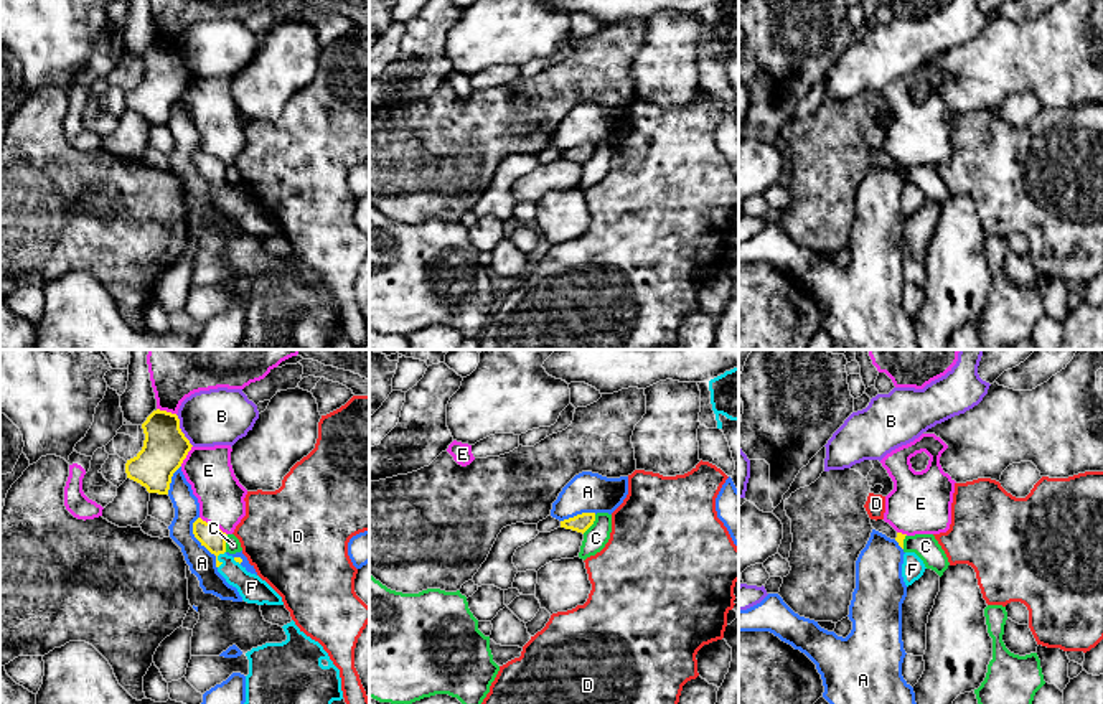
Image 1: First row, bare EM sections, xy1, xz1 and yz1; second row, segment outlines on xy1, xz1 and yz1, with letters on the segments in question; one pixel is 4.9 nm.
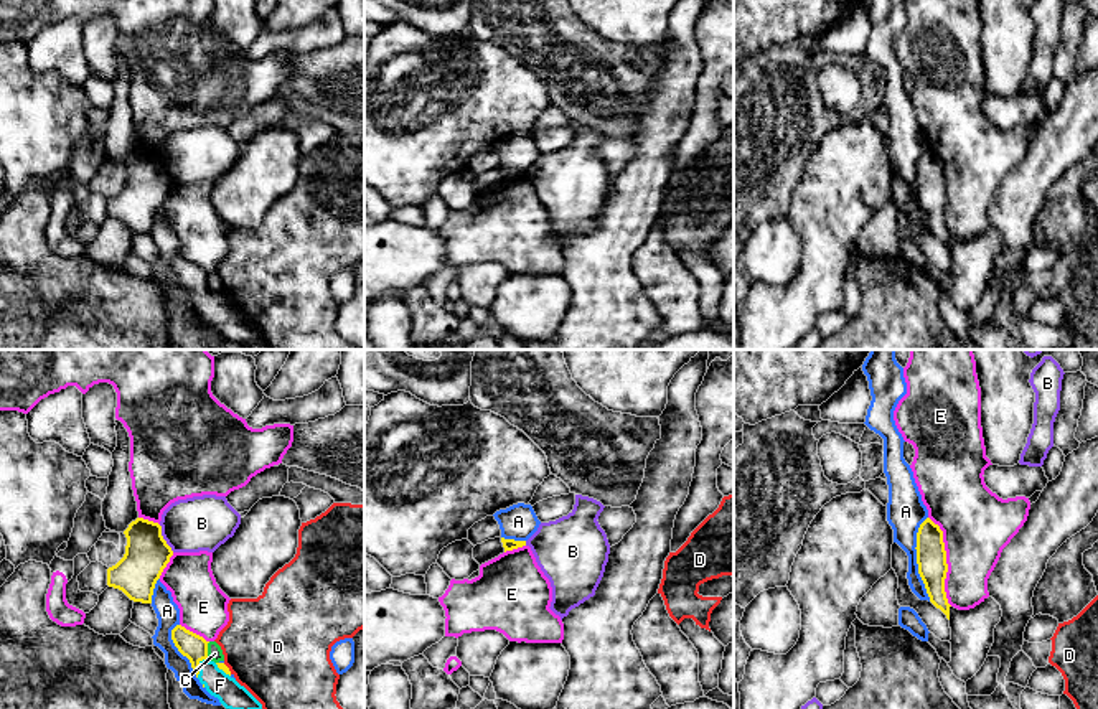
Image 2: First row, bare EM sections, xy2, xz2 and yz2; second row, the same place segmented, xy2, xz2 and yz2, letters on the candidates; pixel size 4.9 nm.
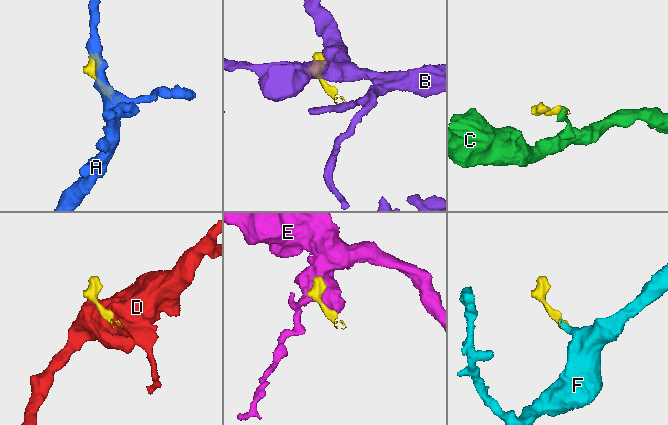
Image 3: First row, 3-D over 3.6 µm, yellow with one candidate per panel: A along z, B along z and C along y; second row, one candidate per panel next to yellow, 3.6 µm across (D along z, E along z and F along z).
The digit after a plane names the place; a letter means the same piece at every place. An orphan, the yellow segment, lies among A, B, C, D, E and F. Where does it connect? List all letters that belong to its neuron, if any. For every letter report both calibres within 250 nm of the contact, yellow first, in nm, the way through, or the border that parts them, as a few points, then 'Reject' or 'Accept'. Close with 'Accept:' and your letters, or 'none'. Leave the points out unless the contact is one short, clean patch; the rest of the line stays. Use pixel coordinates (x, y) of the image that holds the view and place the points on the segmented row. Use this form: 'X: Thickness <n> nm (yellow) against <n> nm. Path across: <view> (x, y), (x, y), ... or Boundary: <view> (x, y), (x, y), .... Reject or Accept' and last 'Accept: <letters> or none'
A: Thickness 140 nm (yellow) against 190 nm. Reject
B: Thickness 220 nm (yellow) against 280 nm. Boundary: xy1 (175, 414), (180, 431), (193, 445). Reject
C: Thickness 90 nm (yellow) against 120 nm. Boundary: xz1 (596, 515), (596, 520), (582, 533). Reject
D: Thickness 40 nm (yellow) against 480 nm. Boundary: xy2 (223, 663), (231, 673). Reject
E: Thickness 140 nm (yellow) against 340 nm. Reject
F: Thickness 120 nm (yellow) against 140 nm. Path across: xy2 (193, 647), (198, 655), (198, 666), (208, 671), (231, 694). Accept
Accept: F

